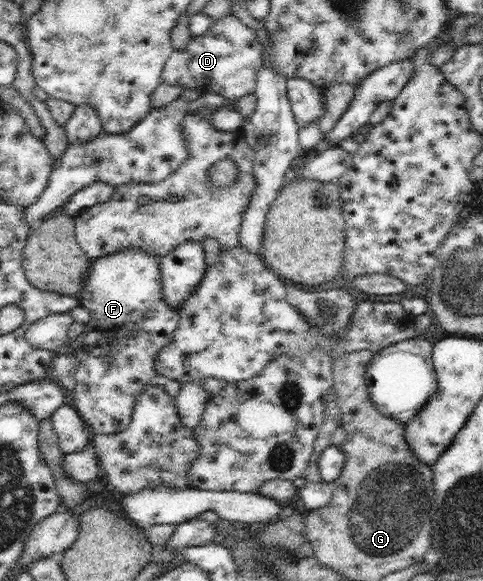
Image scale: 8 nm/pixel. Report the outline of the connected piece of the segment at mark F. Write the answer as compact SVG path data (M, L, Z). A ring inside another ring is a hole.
M126 247L115 253L92 260L88 282L78 294L81 305L88 308L93 320L85 324L84 333L67 350L66 355L76 357L79 364L72 369L76 384L71 393L71 404L87 423L93 435L116 434L129 428L136 397L148 385L160 385L173 399L179 393L182 384L170 379L155 370L155 361L160 350L172 343L175 331L180 323L179 310L165 300L162 290L162 275L159 261L154 255L140 248Z

